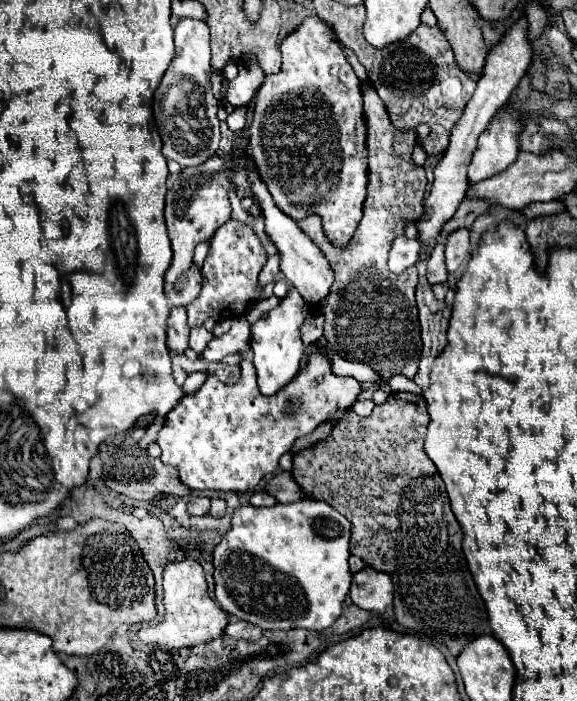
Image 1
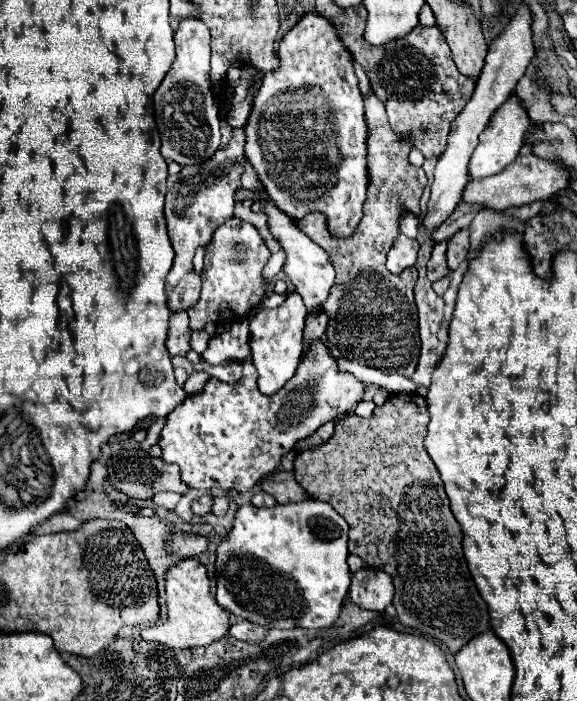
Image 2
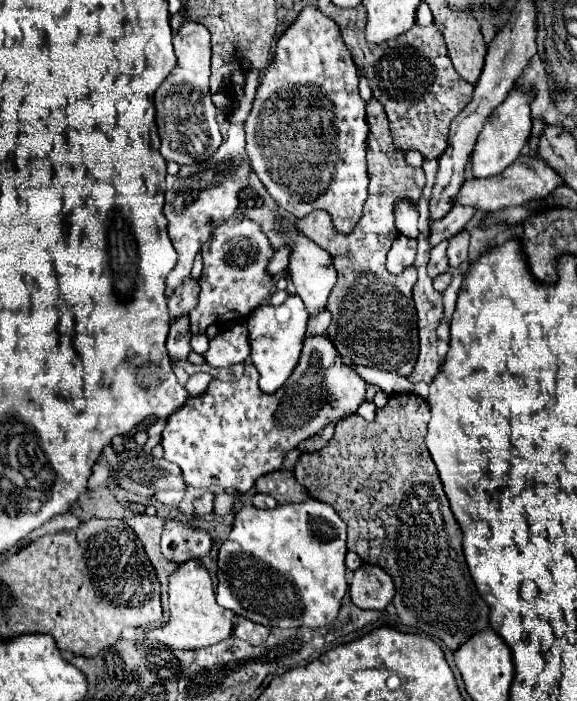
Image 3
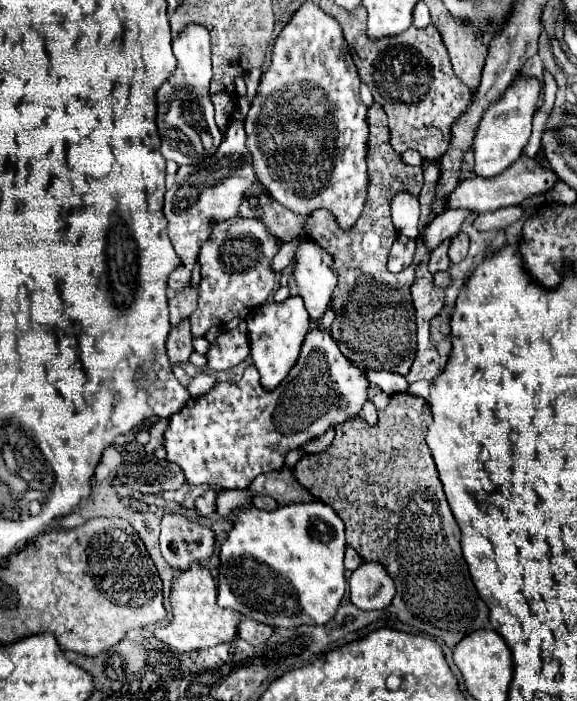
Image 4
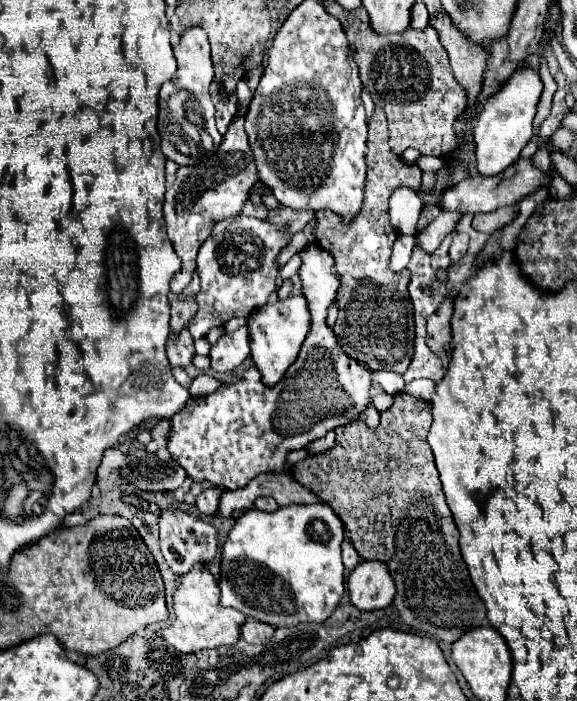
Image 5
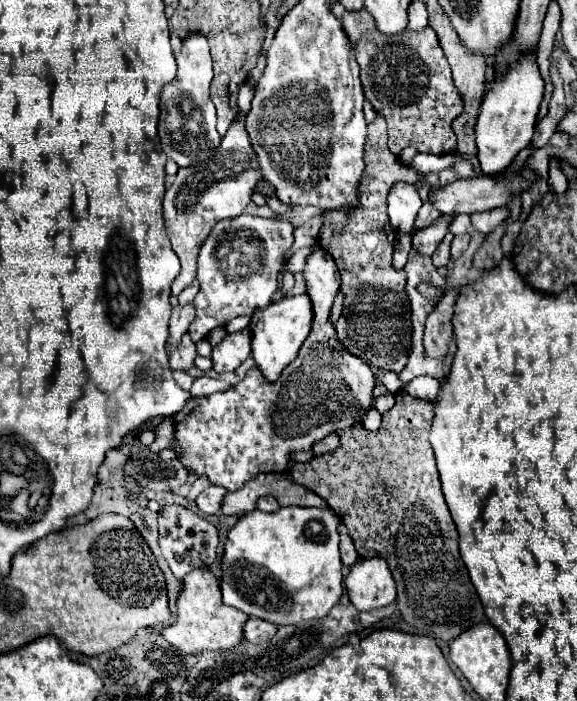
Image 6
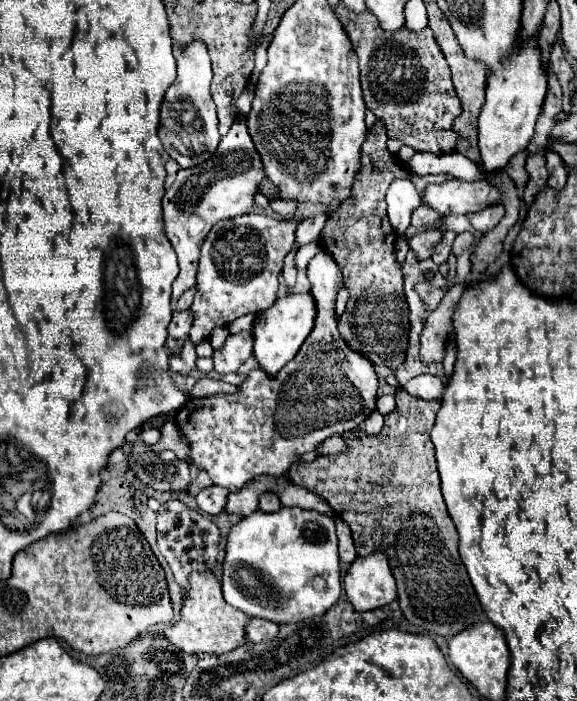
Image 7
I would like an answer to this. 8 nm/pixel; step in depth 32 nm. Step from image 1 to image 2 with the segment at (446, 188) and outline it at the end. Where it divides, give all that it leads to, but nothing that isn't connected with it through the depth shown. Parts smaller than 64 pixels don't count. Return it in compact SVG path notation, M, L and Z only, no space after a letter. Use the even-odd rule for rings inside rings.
M522 2L516 16L510 20L510 24L504 28L504 32L490 44L488 56L486 56L486 64L484 70L478 78L476 90L470 98L470 102L464 106L462 114L452 122L452 132L448 136L448 148L446 152L438 158L436 170L434 170L434 182L432 182L432 194L428 200L428 208L426 208L426 216L424 216L424 230L428 232L428 236L434 234L434 230L456 210L456 206L462 200L462 192L468 184L468 162L470 156L478 144L478 136L480 132L488 126L488 120L492 118L492 114L512 96L518 80L524 76L530 60L534 58L534 44L532 44L532 14L528 10L528 6Z

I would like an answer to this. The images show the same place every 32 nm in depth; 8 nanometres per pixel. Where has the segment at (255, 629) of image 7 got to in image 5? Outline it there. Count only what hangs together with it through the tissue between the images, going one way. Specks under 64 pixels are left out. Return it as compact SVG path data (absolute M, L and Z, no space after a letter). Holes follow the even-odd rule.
M246 618L242 628L240 628L240 636L250 642L250 644L266 644L274 634L274 628L270 624Z

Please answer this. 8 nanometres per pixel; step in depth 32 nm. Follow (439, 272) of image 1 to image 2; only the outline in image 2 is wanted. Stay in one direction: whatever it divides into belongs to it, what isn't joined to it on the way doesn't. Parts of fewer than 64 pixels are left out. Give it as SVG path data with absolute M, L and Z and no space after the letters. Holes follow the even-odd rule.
M436 242L434 250L432 250L432 256L428 260L428 280L430 282L436 282L436 280L450 274L448 266L446 266L446 260L444 260L444 252L446 252L446 242Z

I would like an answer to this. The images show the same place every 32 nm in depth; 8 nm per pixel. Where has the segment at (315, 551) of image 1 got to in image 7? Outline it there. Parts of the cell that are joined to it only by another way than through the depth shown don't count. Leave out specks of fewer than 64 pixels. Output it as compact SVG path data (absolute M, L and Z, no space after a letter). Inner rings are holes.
M280 508L272 514L256 510L232 526L222 568L224 600L248 616L274 624L324 616L342 594L336 520L302 508Z

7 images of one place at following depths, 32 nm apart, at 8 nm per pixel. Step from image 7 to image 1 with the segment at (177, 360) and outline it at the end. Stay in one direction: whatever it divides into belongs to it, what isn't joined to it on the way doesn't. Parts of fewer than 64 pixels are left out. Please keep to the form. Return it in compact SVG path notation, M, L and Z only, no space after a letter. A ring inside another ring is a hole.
M172 306L168 314L168 328L166 328L166 344L170 350L182 354L188 348L188 322L186 322L186 308Z

